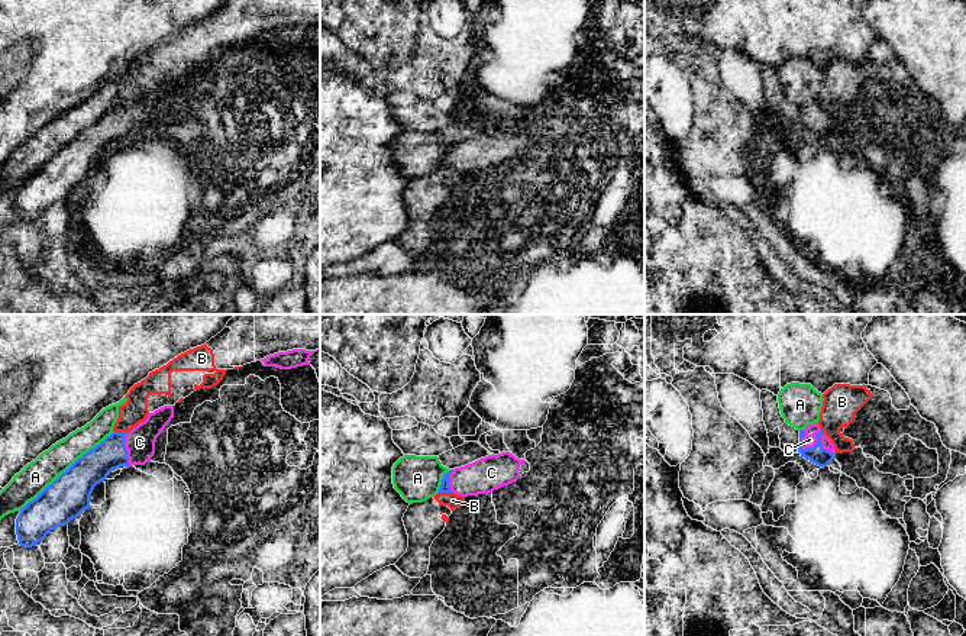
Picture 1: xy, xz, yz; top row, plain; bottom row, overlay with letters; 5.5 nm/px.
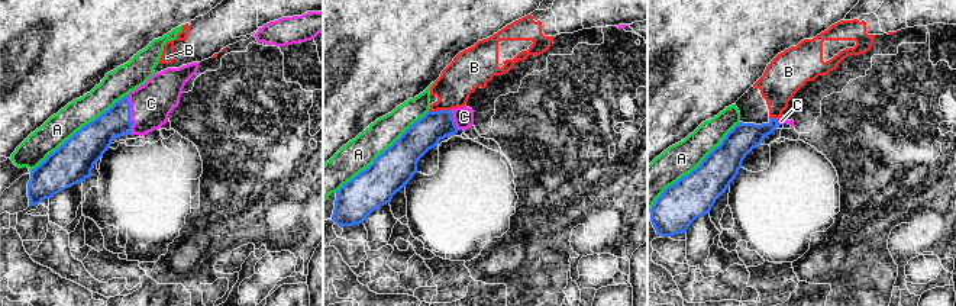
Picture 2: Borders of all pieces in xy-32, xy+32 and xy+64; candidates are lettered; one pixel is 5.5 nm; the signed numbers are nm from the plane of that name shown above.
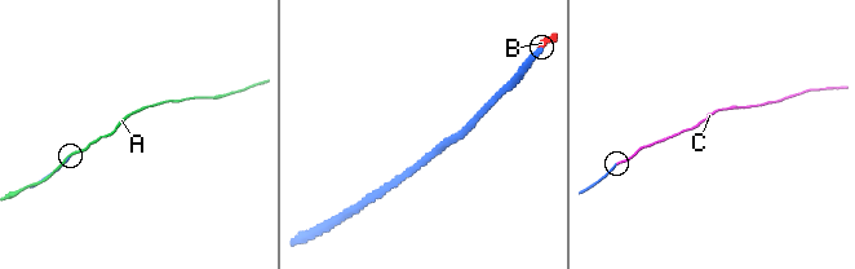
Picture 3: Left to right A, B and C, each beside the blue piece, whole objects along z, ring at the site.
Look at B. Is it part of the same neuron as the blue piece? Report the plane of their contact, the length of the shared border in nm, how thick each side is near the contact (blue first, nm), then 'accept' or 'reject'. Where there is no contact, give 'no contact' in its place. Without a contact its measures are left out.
xy | 80 nm | 180/140 nm | reject

